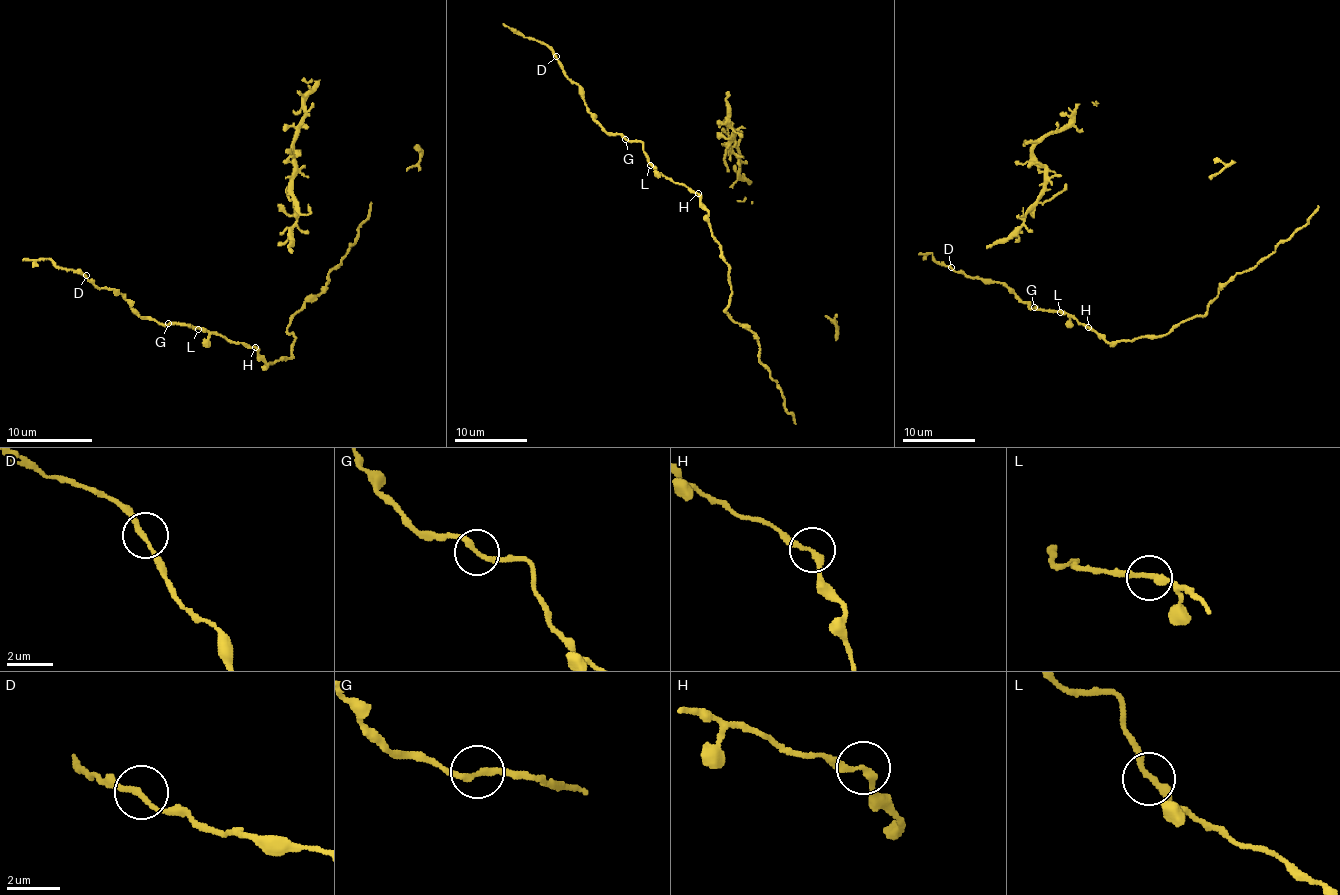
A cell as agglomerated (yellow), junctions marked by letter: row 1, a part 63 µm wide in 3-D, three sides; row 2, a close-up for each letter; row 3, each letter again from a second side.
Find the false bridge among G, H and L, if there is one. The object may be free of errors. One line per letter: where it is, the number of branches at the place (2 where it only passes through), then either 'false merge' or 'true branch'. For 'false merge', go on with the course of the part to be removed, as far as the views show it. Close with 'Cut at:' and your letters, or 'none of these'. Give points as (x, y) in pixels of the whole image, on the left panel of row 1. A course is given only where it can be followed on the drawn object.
G: place (168, 323); branches 2; true branch
H: place (255, 347); branches 2; true branch
L: place (198, 329); branches 2; true branch
Cut at: none of these

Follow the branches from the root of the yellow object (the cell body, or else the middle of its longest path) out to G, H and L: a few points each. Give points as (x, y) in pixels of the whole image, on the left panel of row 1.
G: (267, 366), (254, 348), (248, 348), (241, 342), (233, 342), (187, 325), (168, 322)
H: (267, 366), (254, 346)
L: (267, 366), (254, 348), (198, 329)

